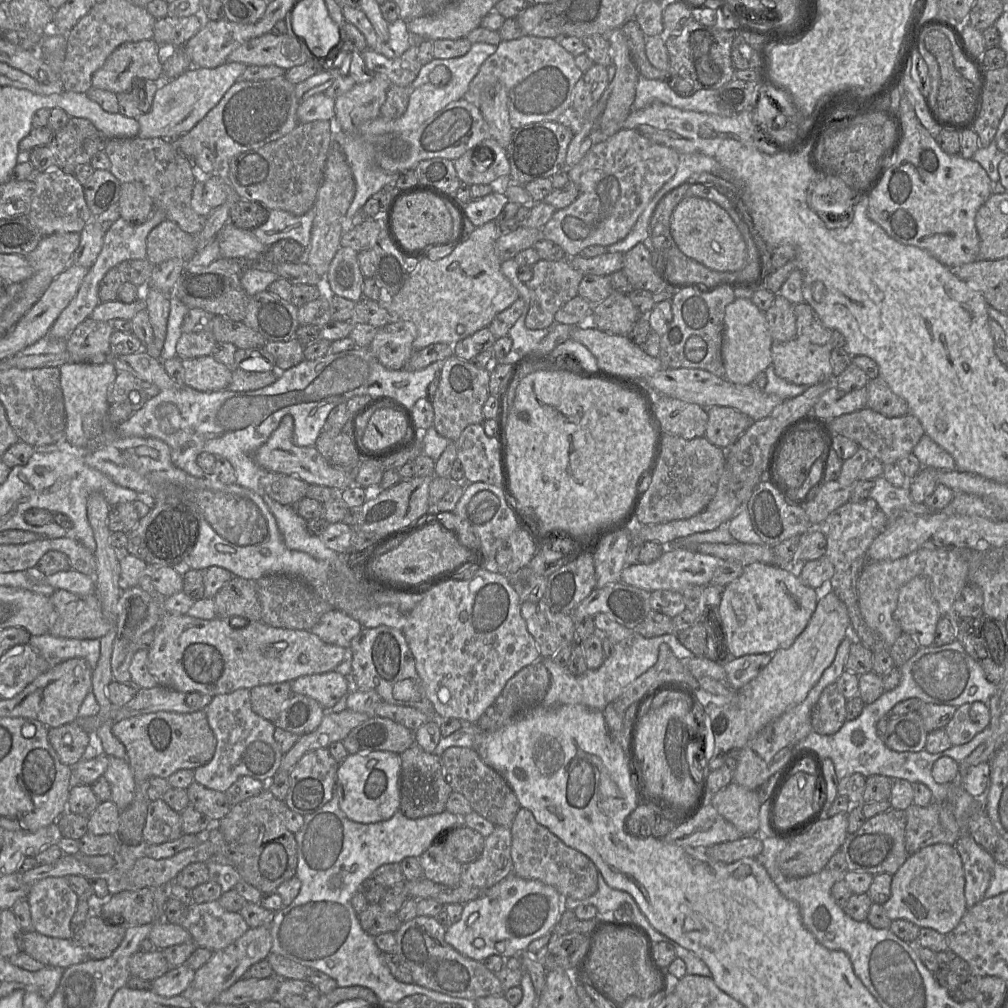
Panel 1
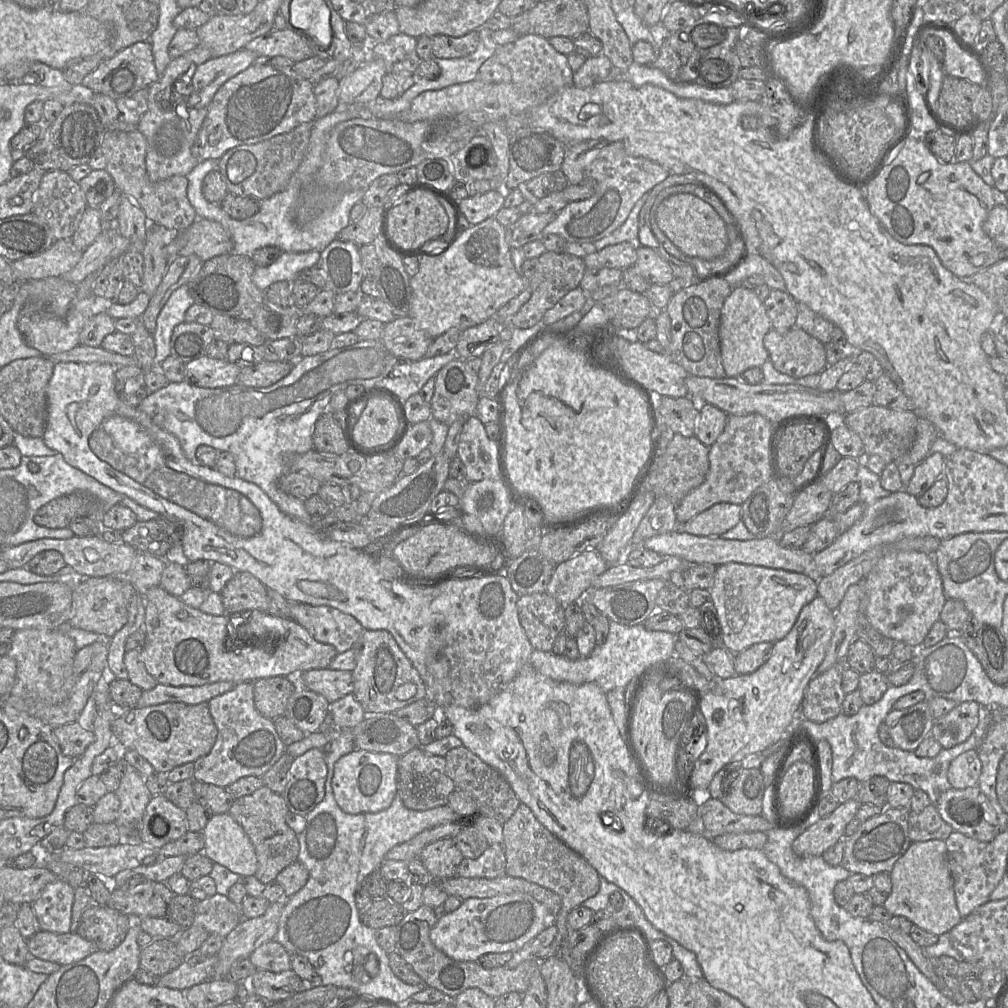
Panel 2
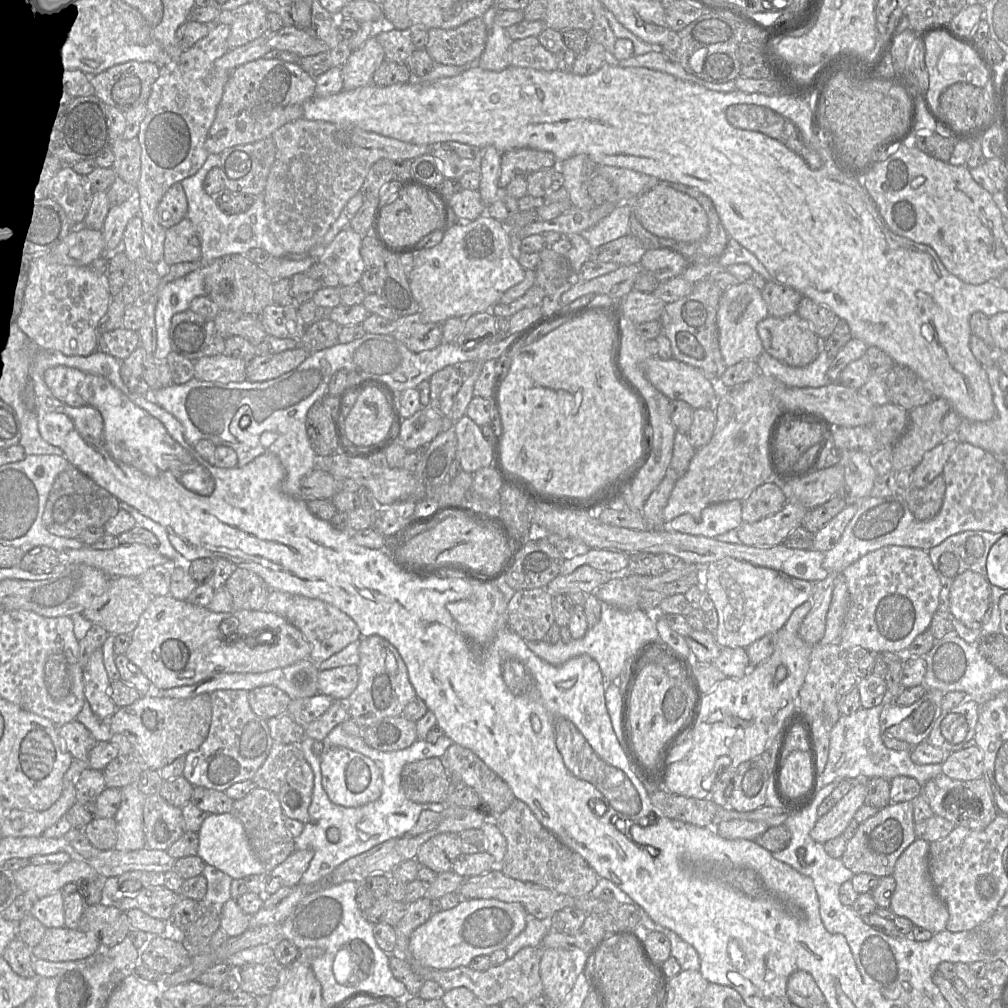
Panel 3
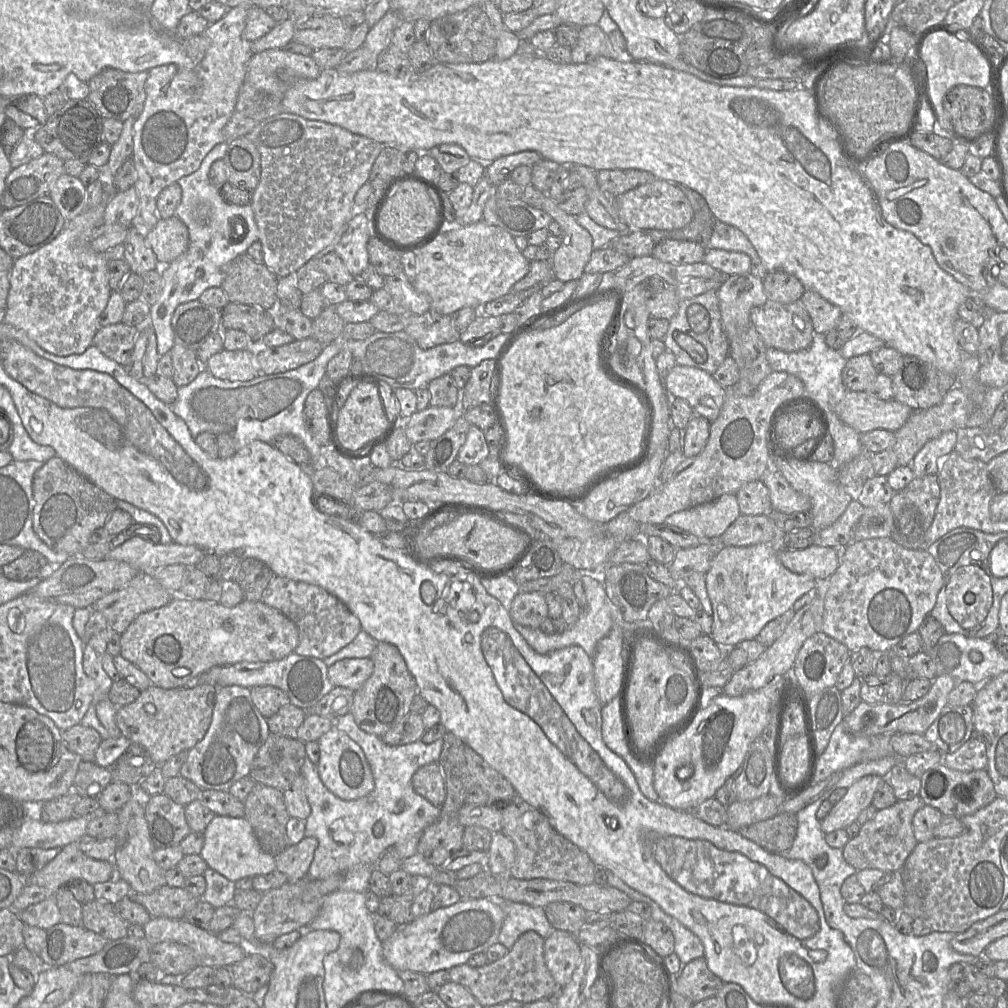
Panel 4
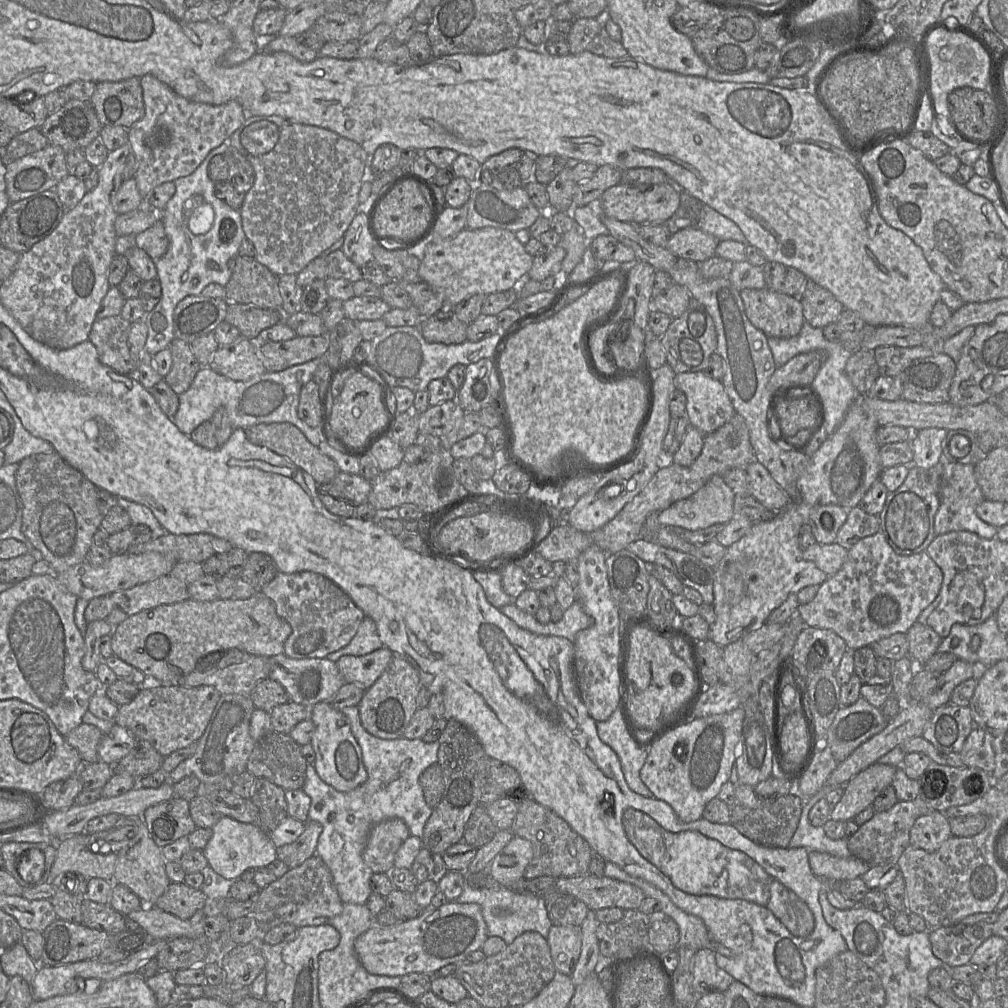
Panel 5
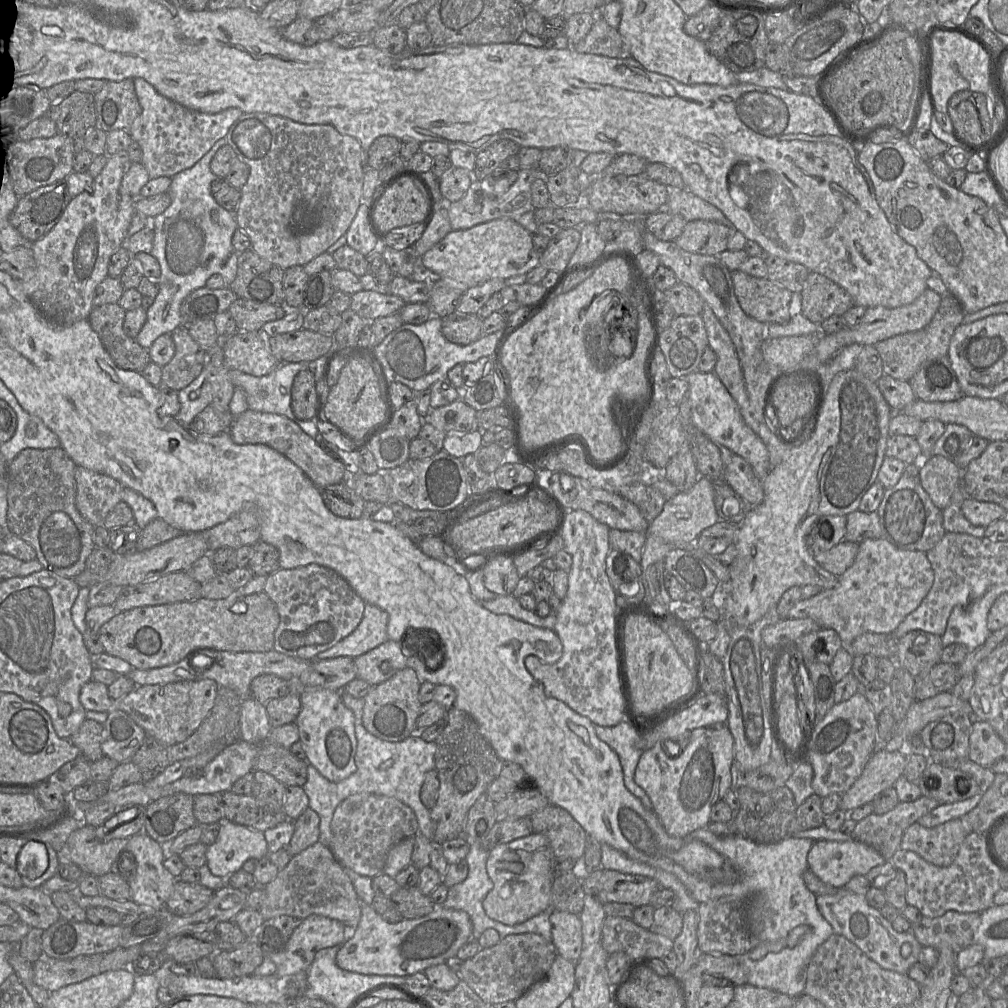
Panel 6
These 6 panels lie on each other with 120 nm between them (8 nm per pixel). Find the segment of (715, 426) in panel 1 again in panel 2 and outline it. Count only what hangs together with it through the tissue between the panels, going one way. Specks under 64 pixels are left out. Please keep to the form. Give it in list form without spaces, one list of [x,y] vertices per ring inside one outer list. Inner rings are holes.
[[[699,403],[699,416],[694,436],[710,448],[723,432],[727,419],[727,413],[718,407]]]

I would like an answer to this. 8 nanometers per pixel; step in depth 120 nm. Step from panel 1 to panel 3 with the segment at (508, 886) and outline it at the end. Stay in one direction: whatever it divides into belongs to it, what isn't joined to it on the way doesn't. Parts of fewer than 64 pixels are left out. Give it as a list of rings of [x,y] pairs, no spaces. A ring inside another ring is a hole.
[[[462,899],[449,910],[434,913],[417,927],[409,940],[409,949],[420,964],[437,970],[469,966],[477,956],[505,949],[525,928],[527,912],[520,903],[496,899]]]

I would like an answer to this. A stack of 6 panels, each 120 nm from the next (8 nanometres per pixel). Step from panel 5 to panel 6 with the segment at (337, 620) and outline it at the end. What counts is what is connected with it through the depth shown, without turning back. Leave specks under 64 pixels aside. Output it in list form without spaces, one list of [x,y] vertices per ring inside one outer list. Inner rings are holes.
[[[319,564],[278,569],[266,576],[263,592],[275,603],[279,613],[273,649],[303,660],[316,659],[319,653],[353,632],[366,604],[342,576]]]

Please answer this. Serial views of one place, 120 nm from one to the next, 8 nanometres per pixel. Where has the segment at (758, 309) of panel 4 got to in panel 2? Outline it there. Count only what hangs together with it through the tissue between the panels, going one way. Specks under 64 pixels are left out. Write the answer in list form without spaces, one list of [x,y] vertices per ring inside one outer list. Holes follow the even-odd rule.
[[[796,326],[785,333],[772,328],[763,342],[769,360],[783,374],[802,378],[820,374],[827,367],[824,344]]]

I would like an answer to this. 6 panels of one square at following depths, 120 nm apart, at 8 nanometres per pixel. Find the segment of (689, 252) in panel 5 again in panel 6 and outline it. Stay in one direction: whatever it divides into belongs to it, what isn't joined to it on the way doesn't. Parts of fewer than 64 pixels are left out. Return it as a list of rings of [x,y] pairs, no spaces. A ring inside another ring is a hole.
[[[707,220],[687,222],[682,233],[675,239],[685,251],[718,256],[727,250],[727,243],[733,228]]]

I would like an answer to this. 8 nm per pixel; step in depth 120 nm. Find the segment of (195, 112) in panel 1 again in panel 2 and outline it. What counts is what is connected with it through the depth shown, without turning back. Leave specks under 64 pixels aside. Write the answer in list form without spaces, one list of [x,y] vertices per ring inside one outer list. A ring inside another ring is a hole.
[[[245,48],[234,53],[211,58],[196,66],[192,75],[193,90],[187,96],[186,81],[176,81],[170,93],[176,96],[173,108],[186,106],[187,108],[208,107],[218,89],[230,78],[251,66],[258,56]]]

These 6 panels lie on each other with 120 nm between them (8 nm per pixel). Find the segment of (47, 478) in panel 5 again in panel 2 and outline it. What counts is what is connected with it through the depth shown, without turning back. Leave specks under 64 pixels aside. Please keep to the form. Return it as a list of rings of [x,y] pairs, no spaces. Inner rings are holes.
[[[78,491],[54,498],[36,512],[34,522],[46,528],[66,528],[76,518],[100,519],[101,526],[103,511],[98,499],[88,492]]]

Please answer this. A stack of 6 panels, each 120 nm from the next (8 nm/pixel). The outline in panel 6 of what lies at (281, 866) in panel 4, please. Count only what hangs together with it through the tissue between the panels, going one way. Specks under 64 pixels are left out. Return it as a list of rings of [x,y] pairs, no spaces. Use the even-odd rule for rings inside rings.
[[[310,807],[293,821],[293,823],[294,833],[289,845],[286,847],[291,857],[319,841],[320,834],[320,818]]]

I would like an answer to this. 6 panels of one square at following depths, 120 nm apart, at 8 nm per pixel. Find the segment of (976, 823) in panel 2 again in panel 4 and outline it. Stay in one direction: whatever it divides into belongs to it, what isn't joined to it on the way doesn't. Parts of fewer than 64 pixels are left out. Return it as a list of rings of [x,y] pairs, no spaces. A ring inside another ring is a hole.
[[[939,763],[924,772],[920,776],[920,782],[919,797],[925,805],[938,809],[943,816],[955,816],[960,819],[963,816],[972,815],[997,797],[993,782],[986,769],[962,772]]]

